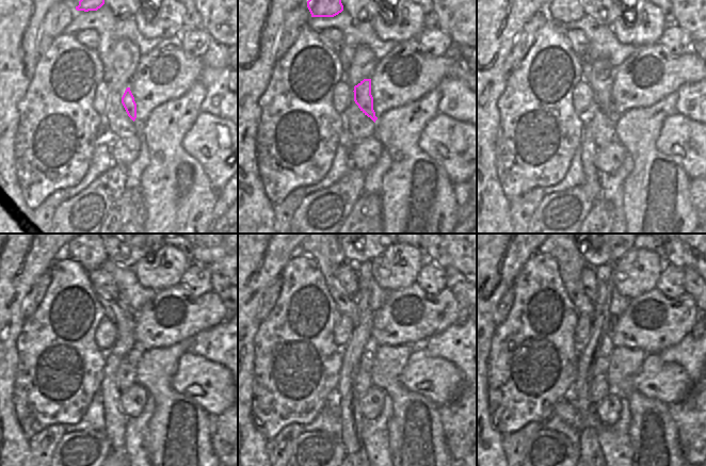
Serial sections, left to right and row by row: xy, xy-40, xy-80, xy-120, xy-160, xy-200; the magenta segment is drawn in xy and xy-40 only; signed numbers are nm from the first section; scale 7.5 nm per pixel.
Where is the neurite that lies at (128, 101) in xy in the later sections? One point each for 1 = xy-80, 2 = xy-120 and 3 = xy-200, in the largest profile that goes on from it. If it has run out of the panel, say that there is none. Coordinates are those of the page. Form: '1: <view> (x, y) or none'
1: xy-80 (600, 83)
2: xy-120 (123, 319)
3: xy-200 (571, 263)

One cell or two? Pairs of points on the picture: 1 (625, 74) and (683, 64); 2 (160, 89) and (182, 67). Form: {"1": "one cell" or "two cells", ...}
{"1": "one cell", "2": "one cell"}

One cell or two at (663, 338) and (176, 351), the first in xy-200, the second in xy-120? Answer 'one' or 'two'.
two

